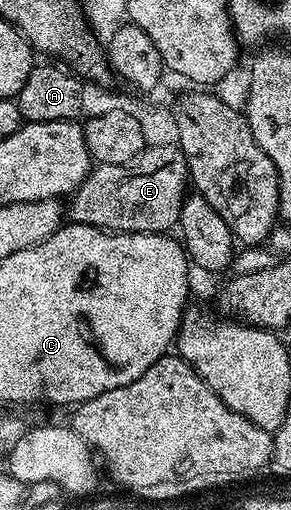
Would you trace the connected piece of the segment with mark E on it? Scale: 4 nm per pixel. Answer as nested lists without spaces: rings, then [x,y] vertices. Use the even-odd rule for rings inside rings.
[[[173,143],[150,144],[125,163],[94,164],[83,183],[71,194],[71,200],[68,202],[70,205],[67,205],[67,217],[70,222],[107,229],[111,233],[169,233],[179,219],[179,211],[181,204],[185,202],[189,184],[189,168],[180,148]]]

